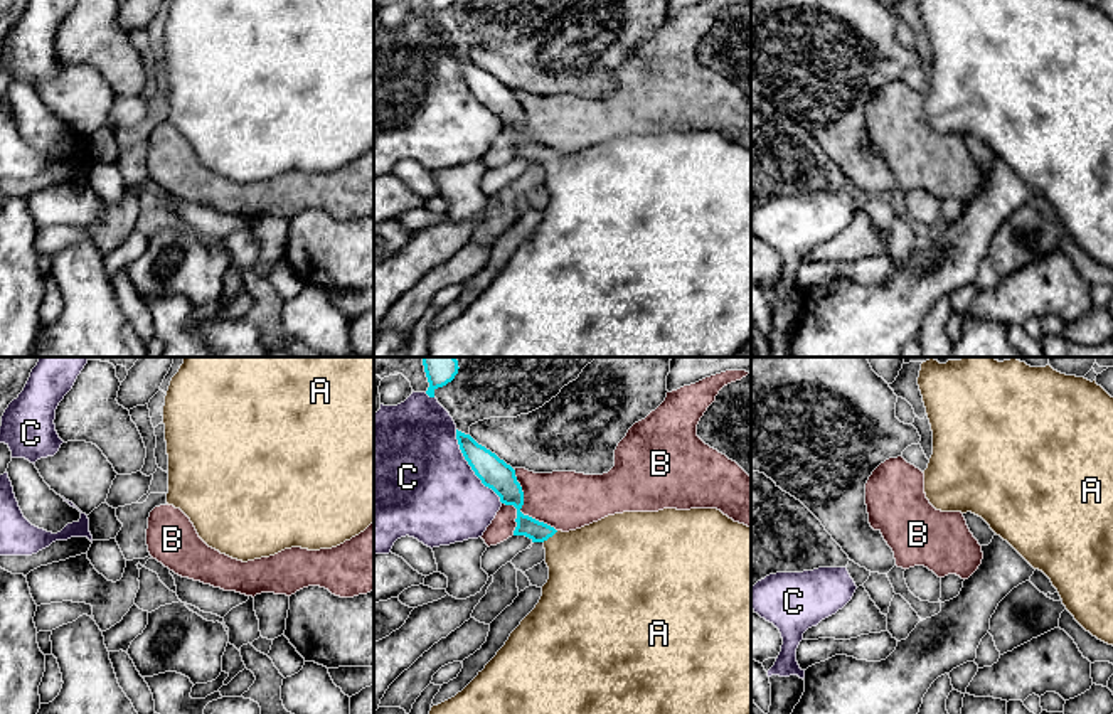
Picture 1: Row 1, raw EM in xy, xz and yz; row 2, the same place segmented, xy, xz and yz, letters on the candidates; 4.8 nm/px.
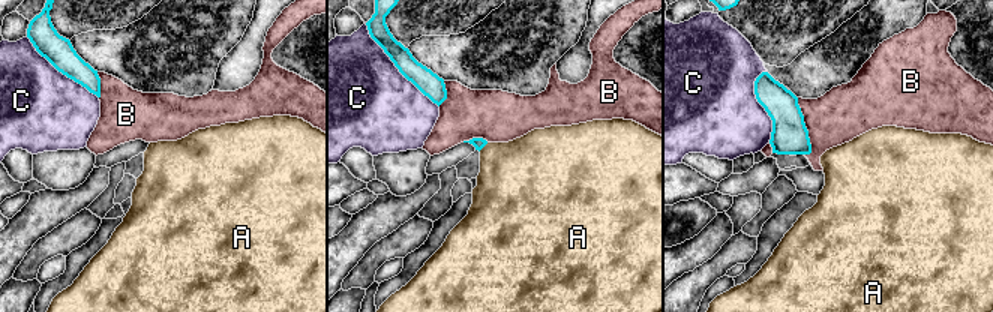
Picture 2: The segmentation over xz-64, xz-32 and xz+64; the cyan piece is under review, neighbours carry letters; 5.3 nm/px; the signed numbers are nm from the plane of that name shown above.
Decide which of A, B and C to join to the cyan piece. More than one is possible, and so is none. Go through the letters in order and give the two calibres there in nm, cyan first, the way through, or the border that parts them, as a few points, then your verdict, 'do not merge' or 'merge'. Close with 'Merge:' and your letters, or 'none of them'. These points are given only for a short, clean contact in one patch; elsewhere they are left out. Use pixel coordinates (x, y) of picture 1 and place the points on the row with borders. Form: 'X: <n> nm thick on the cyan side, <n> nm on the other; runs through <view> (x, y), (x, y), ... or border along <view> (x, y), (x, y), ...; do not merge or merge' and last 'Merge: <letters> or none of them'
A: 100 nm thick on the cyan side, 400 nm on the other; runs through xz (537, 531), (549, 536), (569, 556), (590, 570); merge
B: 150 nm thick on the cyan side, 280 nm on the other; do not merge
C: 150 nm thick on the cyan side, 480 nm on the other; do not merge
Merge: A

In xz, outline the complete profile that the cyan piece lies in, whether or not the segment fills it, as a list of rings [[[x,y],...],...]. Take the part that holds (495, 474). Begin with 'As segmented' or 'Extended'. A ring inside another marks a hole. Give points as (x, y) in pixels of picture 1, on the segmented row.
Extended. [[[456,429],[460,450],[500,502],[517,509],[514,536],[542,542],[549,579],[535,608],[455,697],[429,714],[751,714],[751,527],[717,509],[608,515],[562,532],[520,512],[515,470]]]

